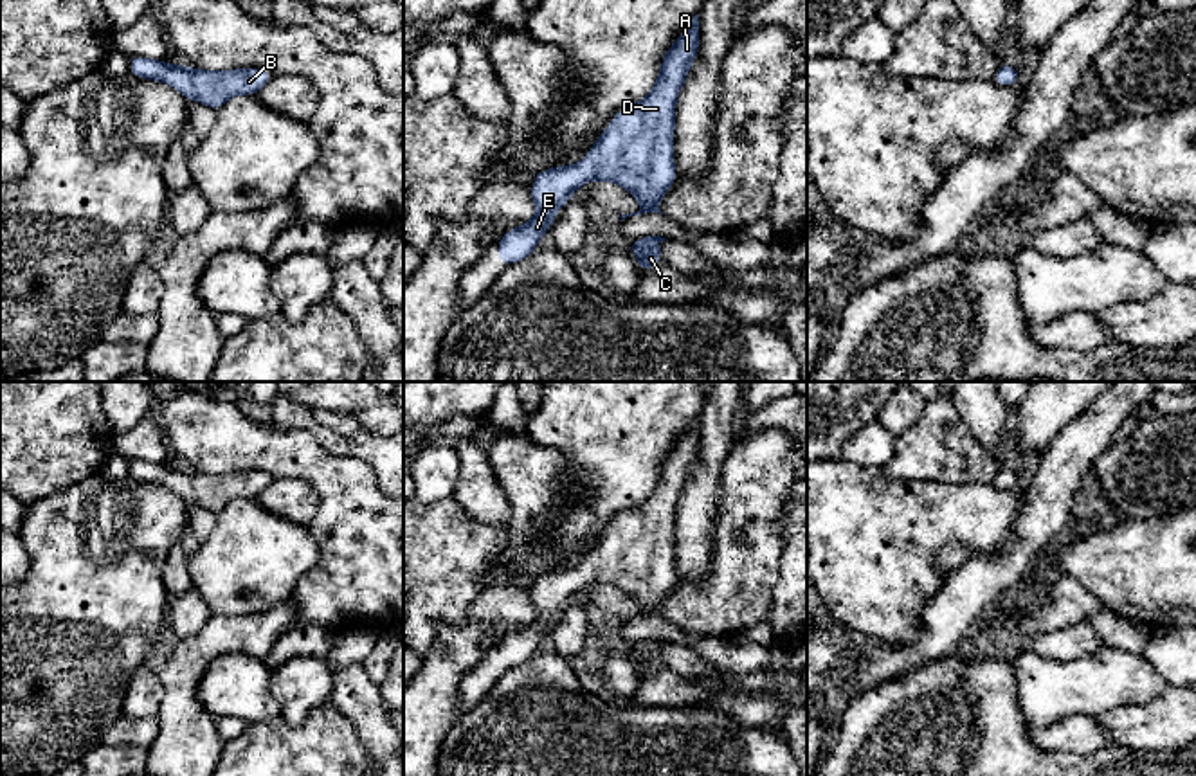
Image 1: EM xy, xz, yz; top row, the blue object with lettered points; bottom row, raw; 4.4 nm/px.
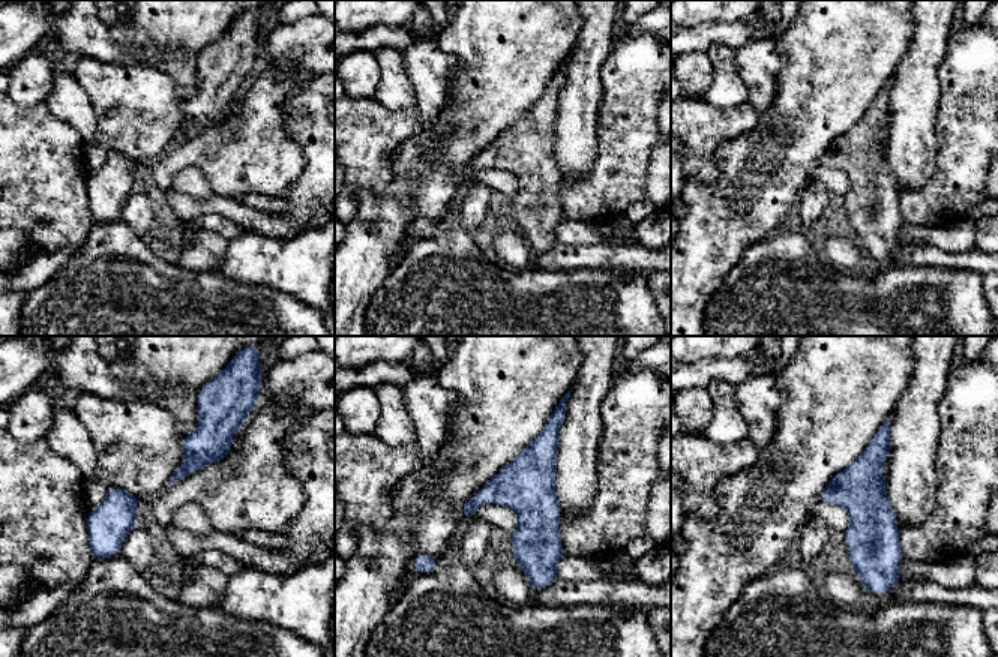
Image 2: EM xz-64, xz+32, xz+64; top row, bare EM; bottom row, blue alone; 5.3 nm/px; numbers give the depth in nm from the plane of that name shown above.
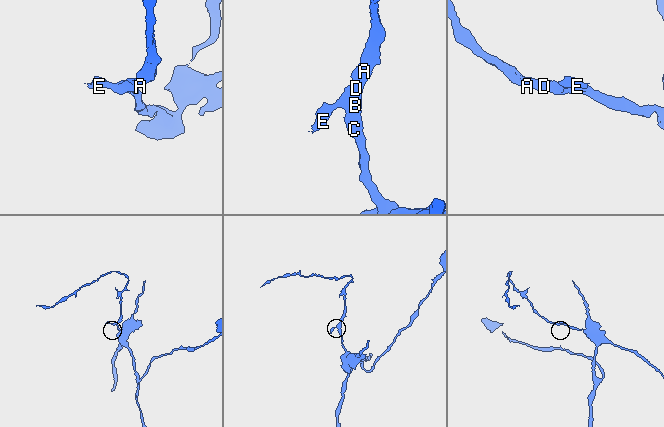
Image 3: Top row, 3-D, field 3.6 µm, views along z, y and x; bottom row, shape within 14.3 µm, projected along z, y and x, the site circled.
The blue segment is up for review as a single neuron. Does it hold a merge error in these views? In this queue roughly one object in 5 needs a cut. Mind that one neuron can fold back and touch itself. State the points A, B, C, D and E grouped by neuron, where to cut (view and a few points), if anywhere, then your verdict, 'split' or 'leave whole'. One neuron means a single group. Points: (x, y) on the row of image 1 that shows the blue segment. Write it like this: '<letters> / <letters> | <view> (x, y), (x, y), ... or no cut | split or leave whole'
A B C D E | no cut | leave whole

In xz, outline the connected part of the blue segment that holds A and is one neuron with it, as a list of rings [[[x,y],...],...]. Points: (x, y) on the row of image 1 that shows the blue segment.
[[[699,14],[693,16],[692,23],[683,31],[683,34],[672,43],[672,47],[665,54],[661,67],[659,67],[659,76],[650,94],[643,101],[621,108],[612,117],[611,124],[603,130],[603,133],[593,144],[593,148],[589,149],[589,153],[584,157],[582,162],[575,166],[558,166],[551,169],[542,169],[537,173],[533,185],[531,185],[531,193],[530,193],[530,198],[537,203],[537,214],[528,223],[510,229],[495,247],[497,256],[504,266],[519,263],[526,259],[530,254],[533,254],[539,239],[551,227],[555,214],[569,202],[571,193],[580,189],[584,184],[594,178],[602,182],[614,182],[625,187],[641,203],[641,209],[638,212],[621,214],[621,220],[625,220],[627,216],[638,216],[643,212],[663,214],[659,211],[659,202],[665,196],[665,193],[674,185],[675,176],[677,176],[677,171],[674,166],[675,101],[677,101],[677,95],[684,85],[684,79],[690,72],[690,67],[697,52],[699,52]]]

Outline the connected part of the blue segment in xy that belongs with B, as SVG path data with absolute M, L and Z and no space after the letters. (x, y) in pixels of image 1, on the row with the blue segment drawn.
M128 56L128 65L130 74L135 77L168 83L177 92L184 94L187 101L198 101L216 112L232 95L256 95L274 77L274 74L265 68L213 72L169 65L166 59L157 61L140 56Z

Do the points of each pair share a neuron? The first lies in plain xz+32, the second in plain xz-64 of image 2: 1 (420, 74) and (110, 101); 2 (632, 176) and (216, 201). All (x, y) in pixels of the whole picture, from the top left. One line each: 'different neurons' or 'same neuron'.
1: same neuron
2: different neurons

